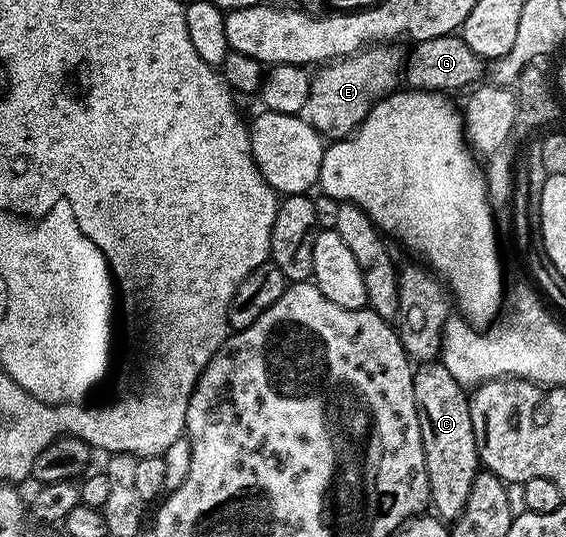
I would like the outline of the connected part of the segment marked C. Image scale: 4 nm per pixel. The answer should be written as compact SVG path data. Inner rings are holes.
M435 360L423 362L415 369L414 395L424 444L424 464L428 468L430 506L439 519L453 520L464 512L468 492L472 492L472 480L476 480L480 472L468 390L440 360Z

